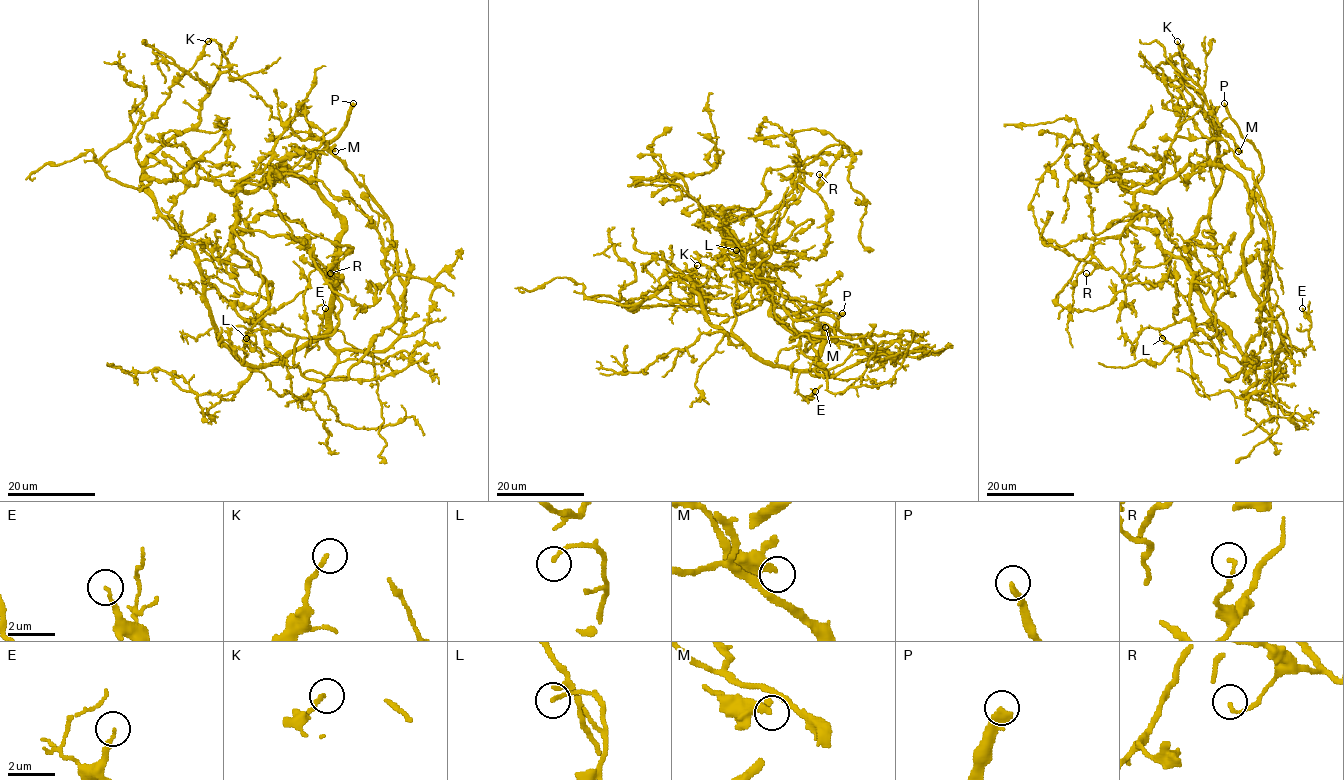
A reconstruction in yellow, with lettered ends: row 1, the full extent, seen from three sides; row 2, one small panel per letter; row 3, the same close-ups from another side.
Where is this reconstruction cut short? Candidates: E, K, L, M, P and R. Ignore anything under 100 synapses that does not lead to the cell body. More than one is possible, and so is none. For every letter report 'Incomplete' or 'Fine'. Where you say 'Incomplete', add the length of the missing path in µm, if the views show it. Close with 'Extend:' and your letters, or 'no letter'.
E: Fine
K: Fine
L: Fine
M: Fine
P: Incomplete. Missing length about 60 µm
R: Fine
Extend: P

